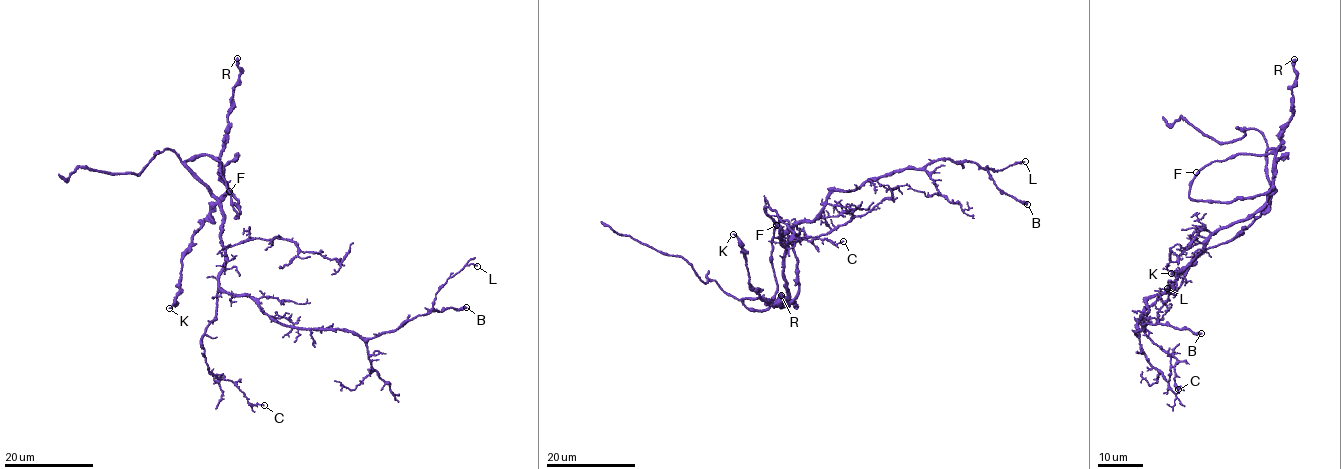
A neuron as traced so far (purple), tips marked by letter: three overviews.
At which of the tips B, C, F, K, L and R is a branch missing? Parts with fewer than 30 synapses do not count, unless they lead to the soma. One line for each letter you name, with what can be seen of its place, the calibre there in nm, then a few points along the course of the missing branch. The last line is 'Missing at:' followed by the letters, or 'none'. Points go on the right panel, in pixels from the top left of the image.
Missing at: none

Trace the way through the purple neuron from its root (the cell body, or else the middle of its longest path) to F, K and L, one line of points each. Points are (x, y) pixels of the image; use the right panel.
F: (1198, 255), (1212, 234), (1248, 219), (1274, 189), (1230, 202), (1194, 200), (1188, 191), (1196, 172)
K: (1198, 255), (1212, 234), (1248, 219), (1268, 196), (1269, 208), (1247, 227), (1171, 273)
L: (1198, 255), (1162, 293), (1150, 296), (1137, 335), (1144, 324), (1157, 320), (1167, 288)

